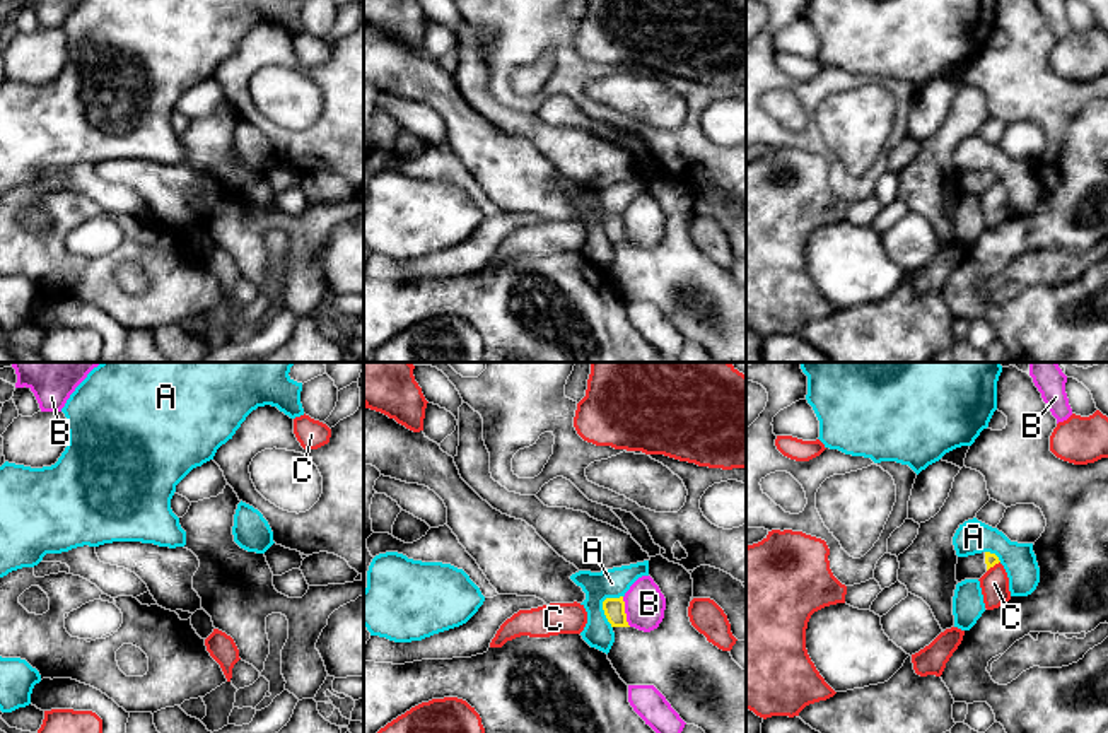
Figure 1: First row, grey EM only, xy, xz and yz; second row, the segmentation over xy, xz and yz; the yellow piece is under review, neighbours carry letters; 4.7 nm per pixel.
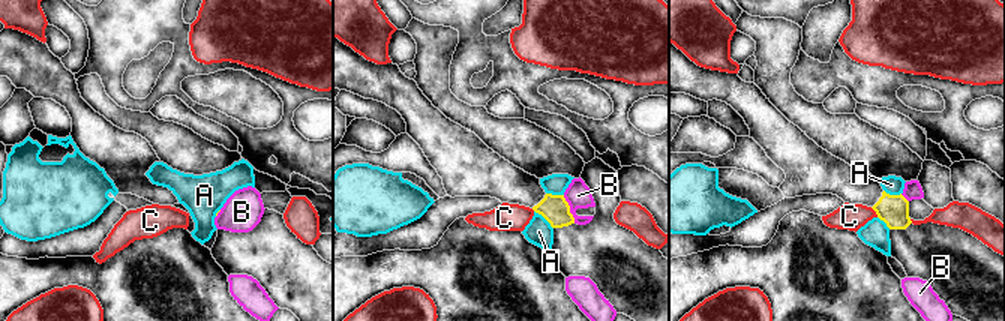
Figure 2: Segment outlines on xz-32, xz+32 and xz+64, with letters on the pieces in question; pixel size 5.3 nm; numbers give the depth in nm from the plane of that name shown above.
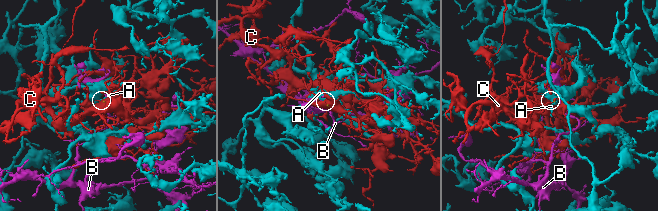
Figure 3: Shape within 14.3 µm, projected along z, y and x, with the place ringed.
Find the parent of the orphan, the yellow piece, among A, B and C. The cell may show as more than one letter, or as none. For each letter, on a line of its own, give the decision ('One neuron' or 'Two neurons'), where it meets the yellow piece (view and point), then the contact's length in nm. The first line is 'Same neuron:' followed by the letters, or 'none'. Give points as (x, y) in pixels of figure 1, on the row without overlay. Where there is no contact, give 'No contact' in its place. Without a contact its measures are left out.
Same neuron: none
A: Two neurons. Touches yellow at xz (603, 222). Shared border 170 nm
B: Two neurons. Touches yellow at xz (623, 229). Shared border 150 nm
C: Two neurons. Touches yellow at yz (992, 183). Shared border 80 nm

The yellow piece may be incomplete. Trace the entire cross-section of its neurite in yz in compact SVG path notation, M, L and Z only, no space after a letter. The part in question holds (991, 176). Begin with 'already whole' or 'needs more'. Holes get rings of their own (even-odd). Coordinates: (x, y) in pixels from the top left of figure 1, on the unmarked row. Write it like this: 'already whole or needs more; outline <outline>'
needs more; outline M982 169L968 174L958 174L956 198L980 196L990 185L999 181L999 174L990 169Z

